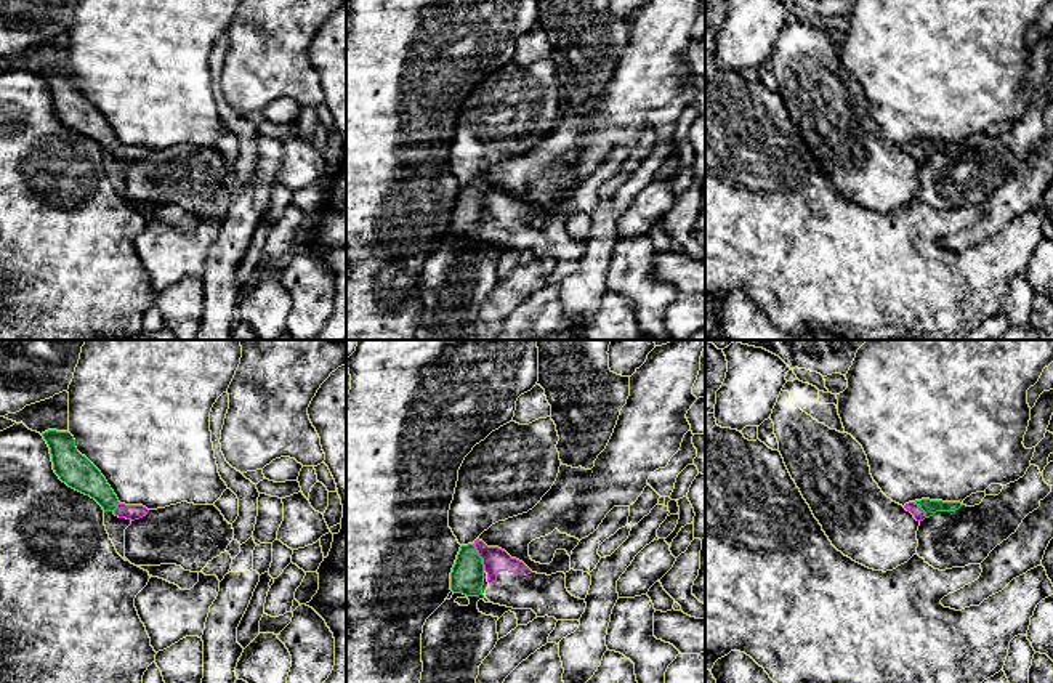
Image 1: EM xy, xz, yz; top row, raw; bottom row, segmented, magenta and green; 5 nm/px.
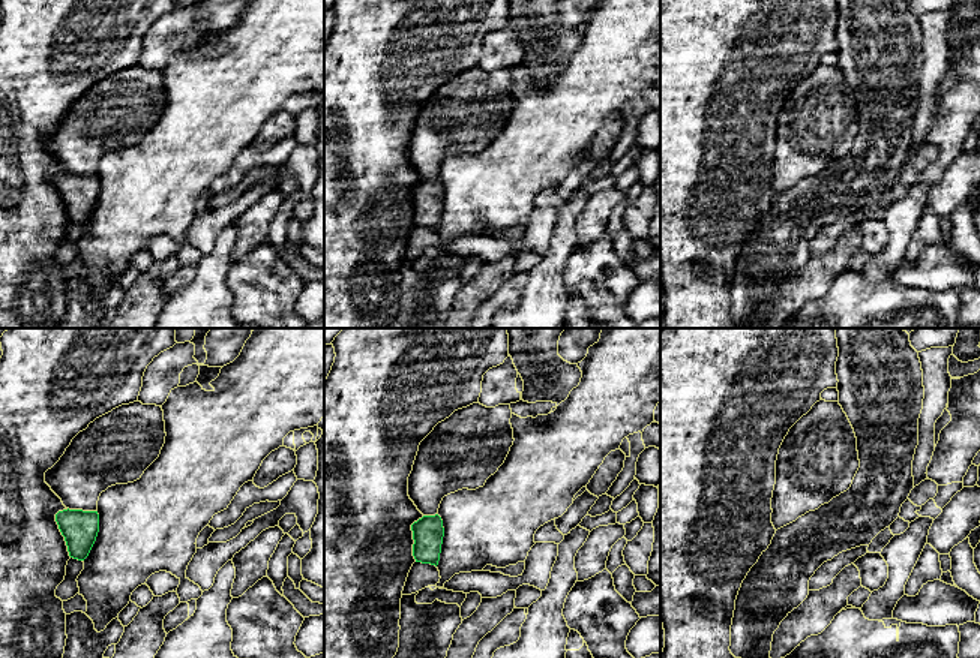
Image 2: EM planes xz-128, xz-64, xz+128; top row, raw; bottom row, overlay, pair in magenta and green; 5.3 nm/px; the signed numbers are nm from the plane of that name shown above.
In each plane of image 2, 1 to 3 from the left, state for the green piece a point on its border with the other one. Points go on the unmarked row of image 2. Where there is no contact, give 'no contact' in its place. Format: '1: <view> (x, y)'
1: no contact
2: no contact
3: no contact

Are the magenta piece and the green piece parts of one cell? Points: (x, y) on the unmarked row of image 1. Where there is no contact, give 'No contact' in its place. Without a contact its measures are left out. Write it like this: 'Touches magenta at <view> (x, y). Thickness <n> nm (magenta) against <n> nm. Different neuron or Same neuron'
Touches magenta at xz (480, 196). Thickness 120 nm (magenta) against 170 nm. Same neuron

